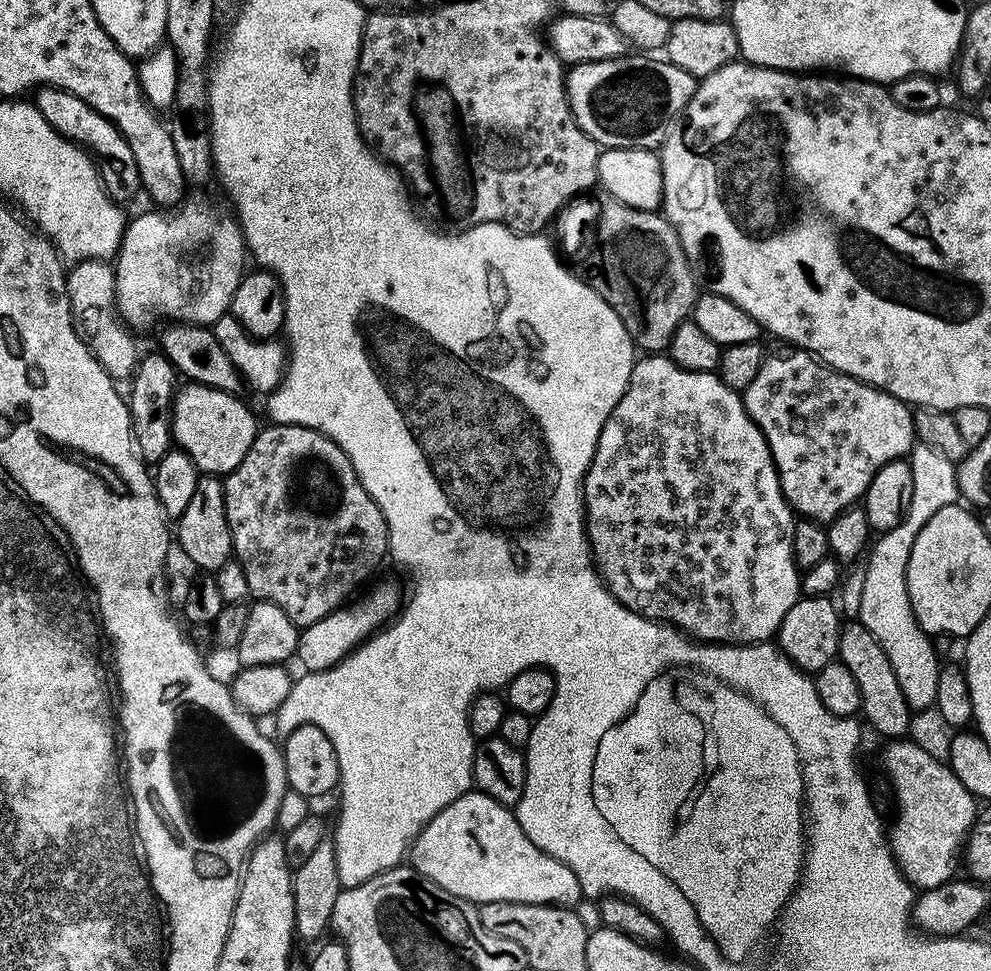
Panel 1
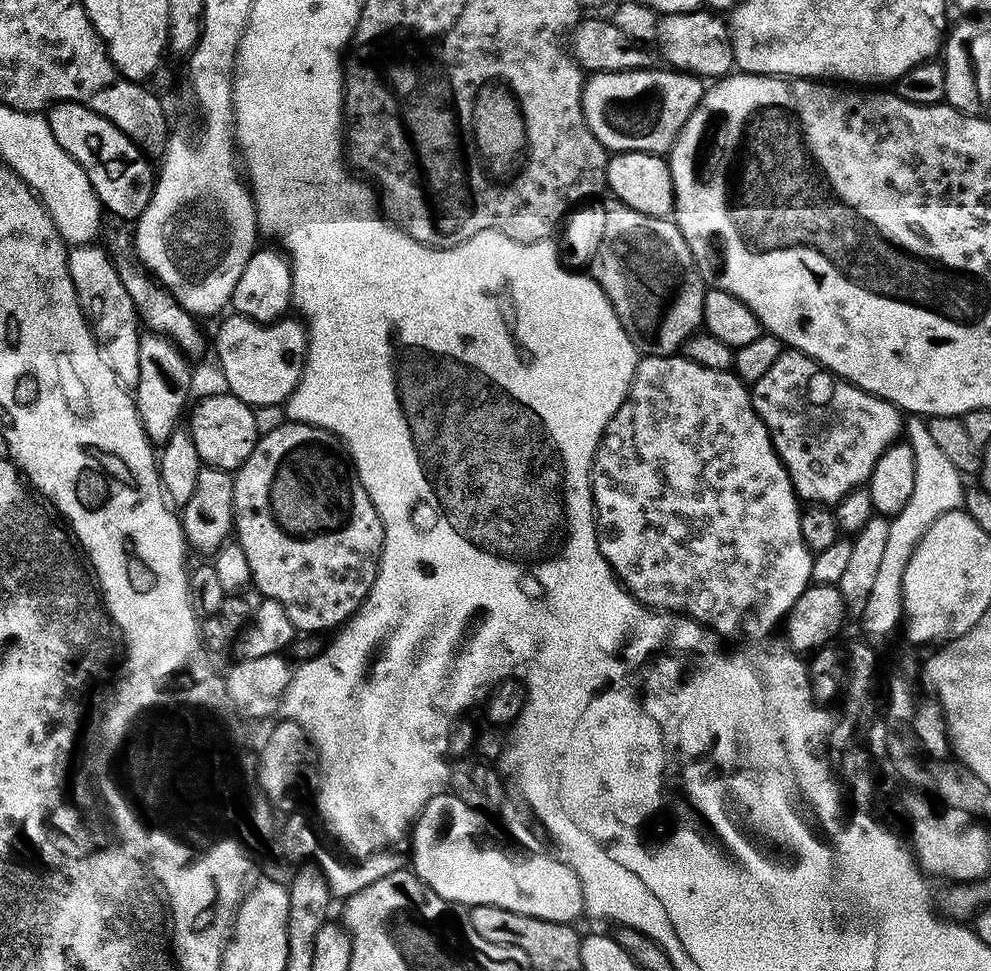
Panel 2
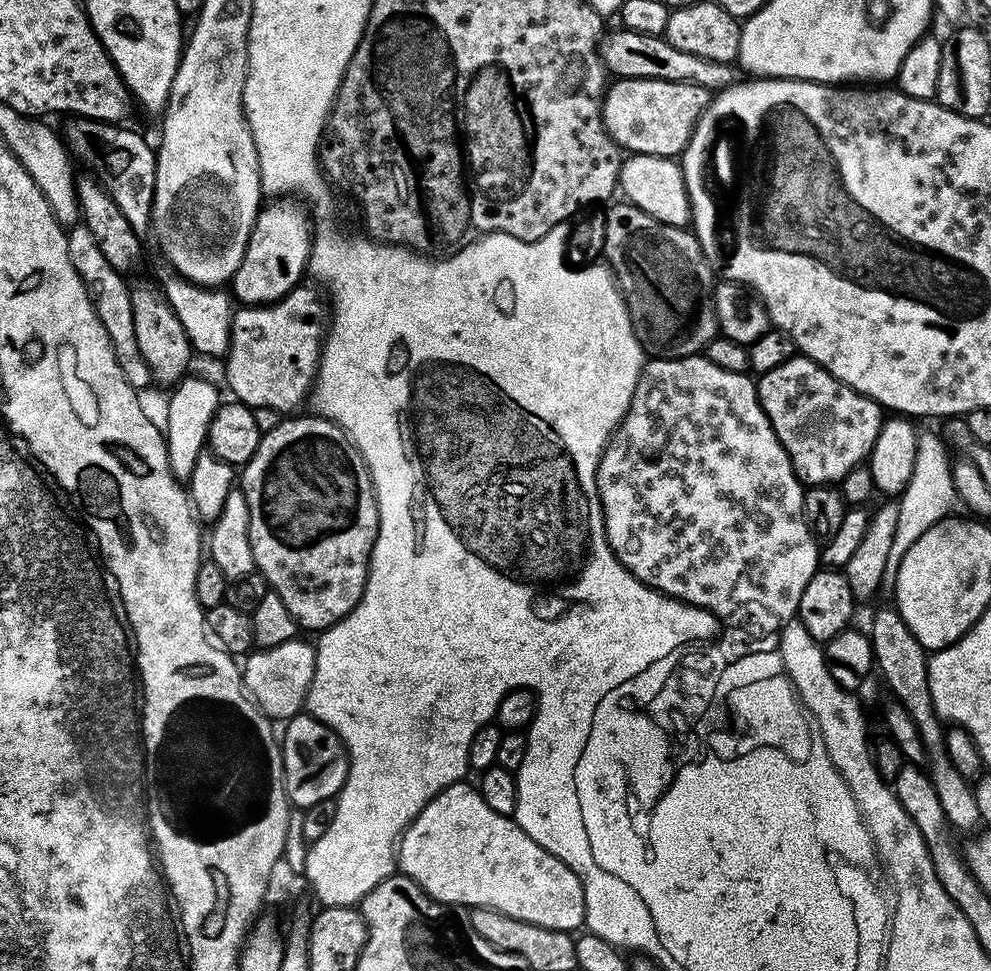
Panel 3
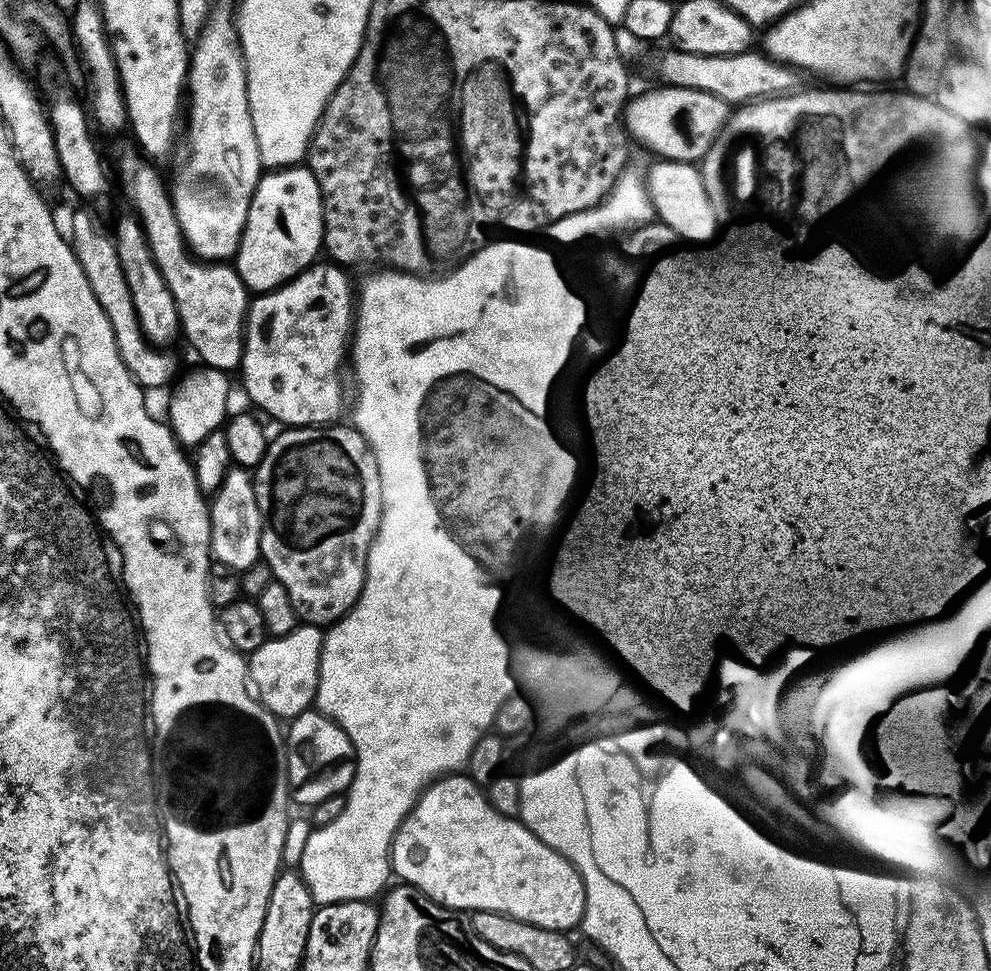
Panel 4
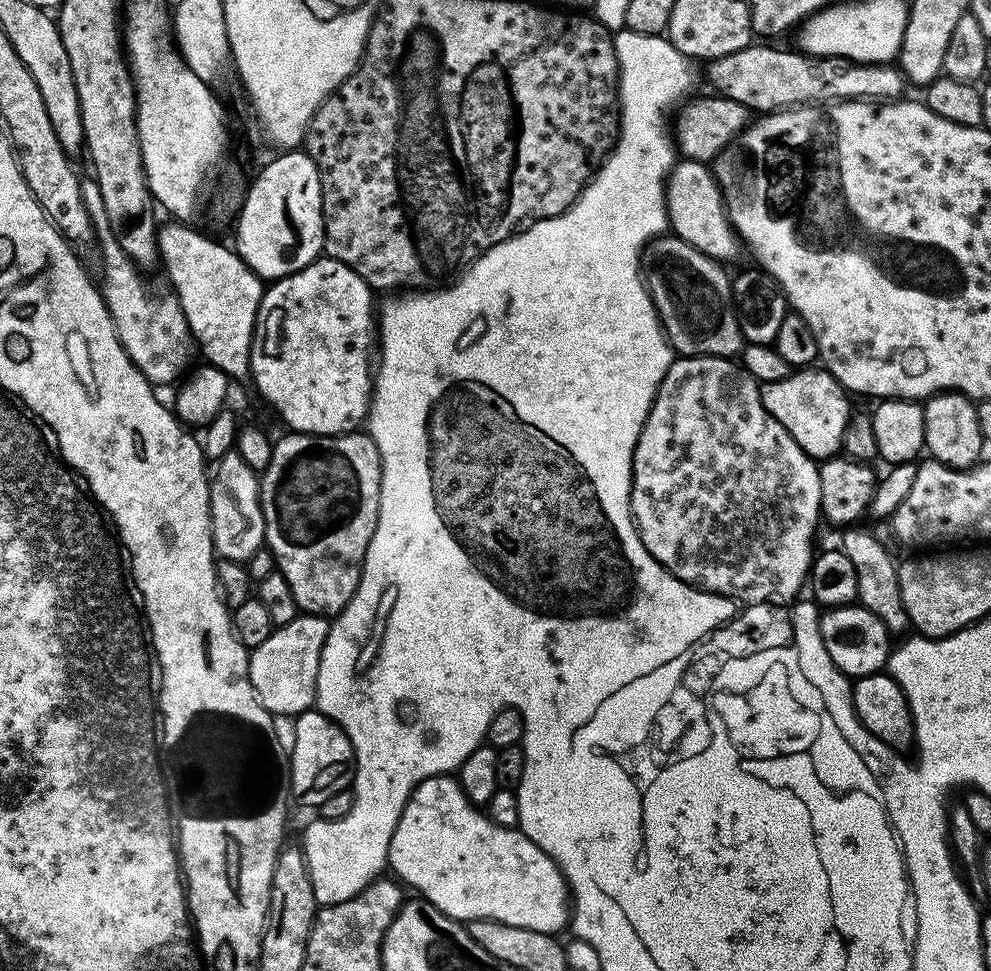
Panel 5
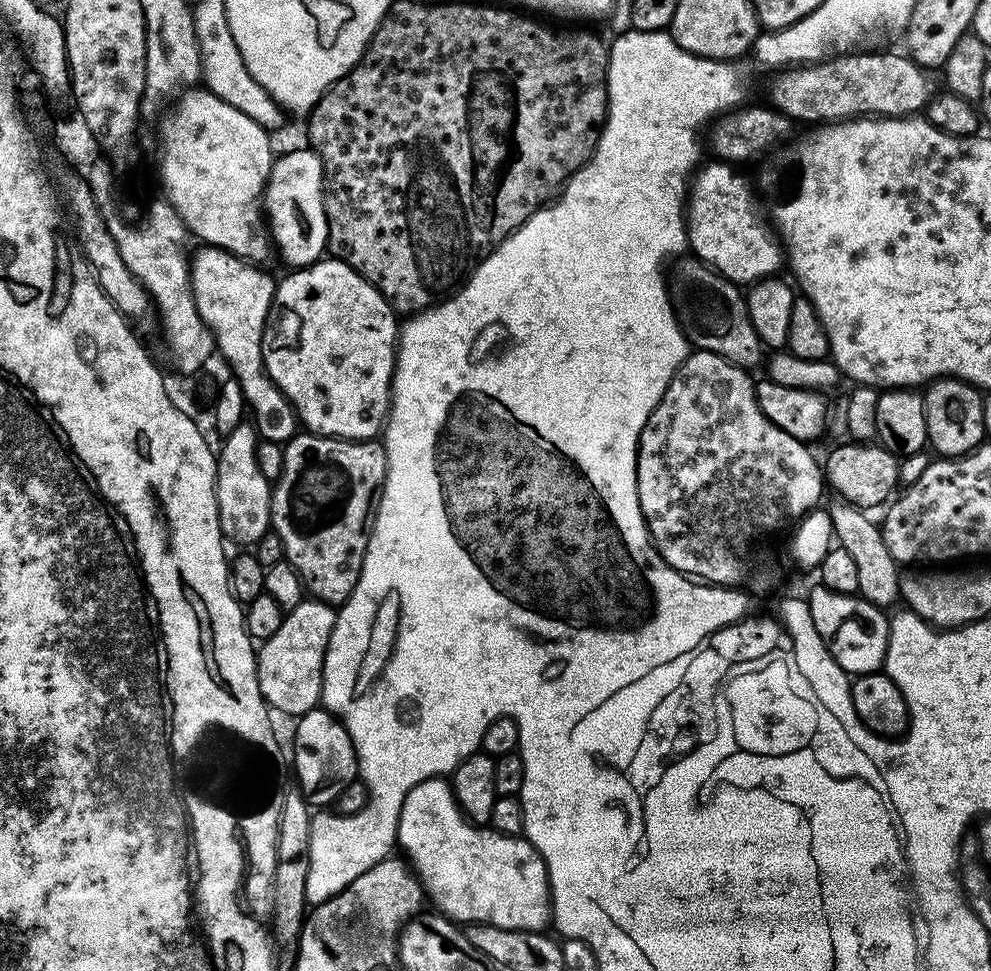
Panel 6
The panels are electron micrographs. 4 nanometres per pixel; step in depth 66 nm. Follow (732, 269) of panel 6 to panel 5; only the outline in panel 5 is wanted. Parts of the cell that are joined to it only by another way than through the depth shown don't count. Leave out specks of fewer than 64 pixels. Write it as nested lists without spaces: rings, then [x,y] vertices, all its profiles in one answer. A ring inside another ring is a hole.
[[[681,159],[668,173],[666,181],[668,222],[671,231],[680,239],[707,254],[711,260],[729,262],[742,249],[742,241],[728,220],[724,195],[716,183],[711,167],[698,160]]]

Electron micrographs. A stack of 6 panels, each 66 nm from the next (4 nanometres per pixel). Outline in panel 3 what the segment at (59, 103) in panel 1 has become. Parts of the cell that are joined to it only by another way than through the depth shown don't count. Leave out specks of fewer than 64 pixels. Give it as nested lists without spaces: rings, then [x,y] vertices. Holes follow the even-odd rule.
[[[83,118],[71,122],[73,124],[63,136],[71,155],[77,161],[80,159],[88,167],[85,169],[104,187],[106,194],[118,202],[118,210],[122,210],[132,229],[138,234],[147,233],[152,222],[152,199],[156,185],[156,152],[153,145],[151,148],[138,133],[116,122]]]

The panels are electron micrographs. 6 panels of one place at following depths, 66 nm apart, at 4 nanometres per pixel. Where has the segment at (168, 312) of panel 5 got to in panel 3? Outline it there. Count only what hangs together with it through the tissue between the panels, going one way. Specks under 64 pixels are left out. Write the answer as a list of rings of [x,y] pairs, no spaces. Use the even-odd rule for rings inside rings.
[[[83,226],[73,227],[67,233],[67,237],[70,262],[74,266],[76,275],[82,278],[83,288],[87,290],[88,297],[92,299],[96,312],[104,324],[104,330],[112,340],[112,352],[120,364],[124,380],[129,384],[129,387],[143,390],[147,384],[151,385],[153,383],[153,379],[152,372],[146,366],[134,338],[132,307],[128,297],[129,285],[127,283],[124,285],[125,277],[122,273],[114,270],[114,266],[110,266],[110,262],[106,262],[102,250],[98,250],[98,242],[94,242],[94,234],[90,234],[88,228]]]

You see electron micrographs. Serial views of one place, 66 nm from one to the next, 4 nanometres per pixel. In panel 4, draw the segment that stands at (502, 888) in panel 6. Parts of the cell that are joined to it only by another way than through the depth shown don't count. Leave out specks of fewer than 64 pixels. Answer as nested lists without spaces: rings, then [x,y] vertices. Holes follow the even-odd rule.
[[[466,774],[441,776],[439,780],[432,781],[420,793],[419,800],[408,811],[408,817],[403,820],[400,828],[396,831],[396,837],[392,840],[392,855],[390,859],[392,861],[392,872],[395,875],[400,875],[399,879],[403,883],[411,884],[412,887],[422,894],[426,894],[431,900],[438,902],[444,908],[459,910],[461,913],[465,912],[464,914],[501,912],[507,916],[514,917],[515,920],[521,920],[539,928],[555,928],[557,930],[567,929],[567,924],[579,925],[584,915],[584,884],[581,882],[579,874],[576,873],[576,867],[564,856],[556,856],[554,858],[552,848],[543,844],[519,819],[498,814],[498,810],[494,810],[494,806],[488,804],[487,795],[481,790],[481,787],[473,783],[471,778]]]

